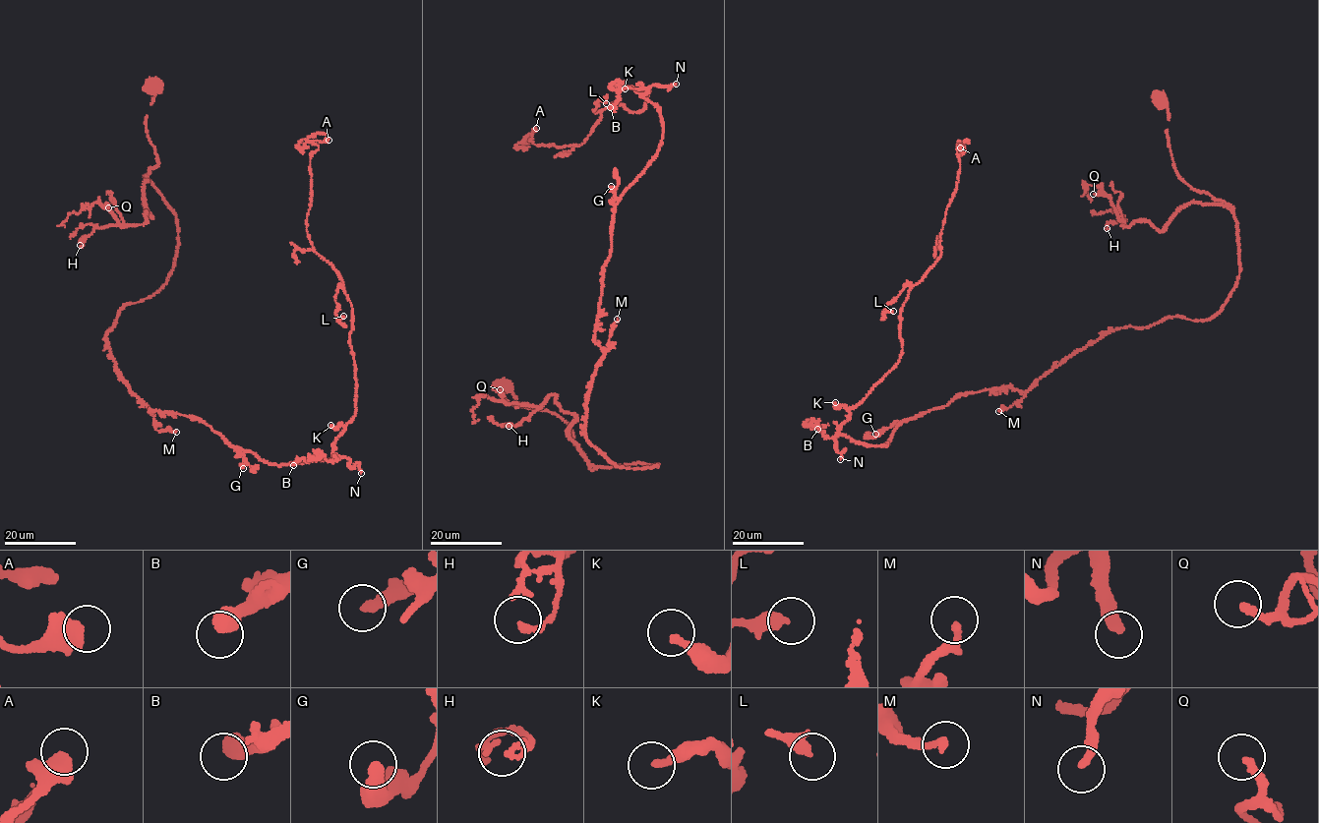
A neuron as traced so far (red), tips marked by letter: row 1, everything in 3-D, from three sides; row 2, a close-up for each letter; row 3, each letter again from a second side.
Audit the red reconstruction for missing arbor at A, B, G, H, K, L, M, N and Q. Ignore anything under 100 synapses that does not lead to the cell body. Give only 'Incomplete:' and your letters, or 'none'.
Incomplete: N

